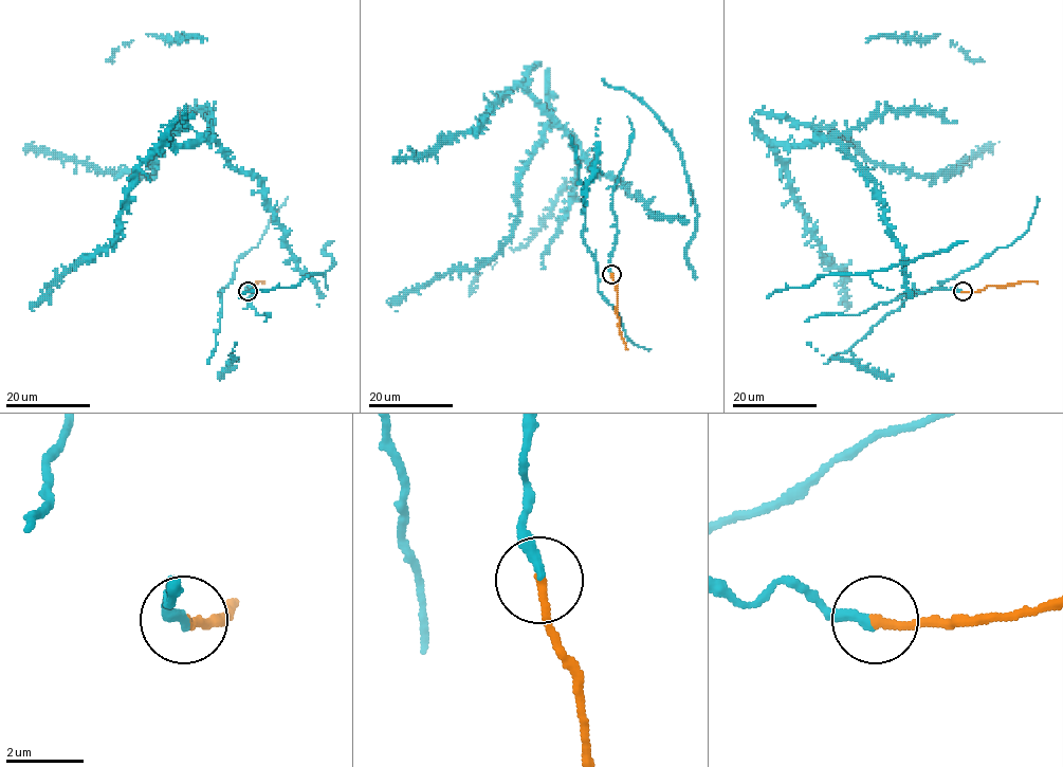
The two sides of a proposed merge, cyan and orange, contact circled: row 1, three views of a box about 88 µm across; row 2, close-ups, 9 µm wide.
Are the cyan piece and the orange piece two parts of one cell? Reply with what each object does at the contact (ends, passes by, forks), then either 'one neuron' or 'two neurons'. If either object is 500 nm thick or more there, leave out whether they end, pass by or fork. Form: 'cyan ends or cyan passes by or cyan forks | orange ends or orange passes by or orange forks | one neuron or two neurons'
cyan ends | orange ends | one neuron

